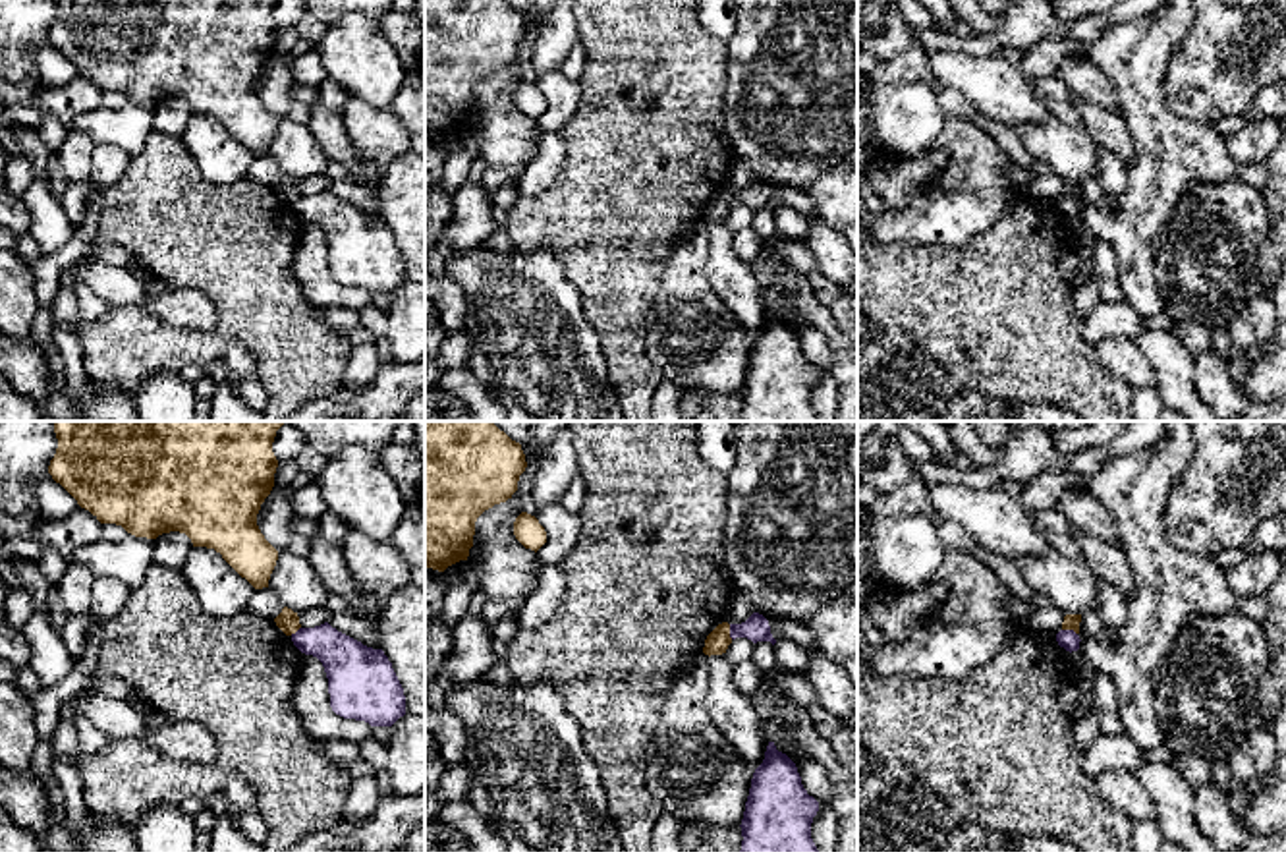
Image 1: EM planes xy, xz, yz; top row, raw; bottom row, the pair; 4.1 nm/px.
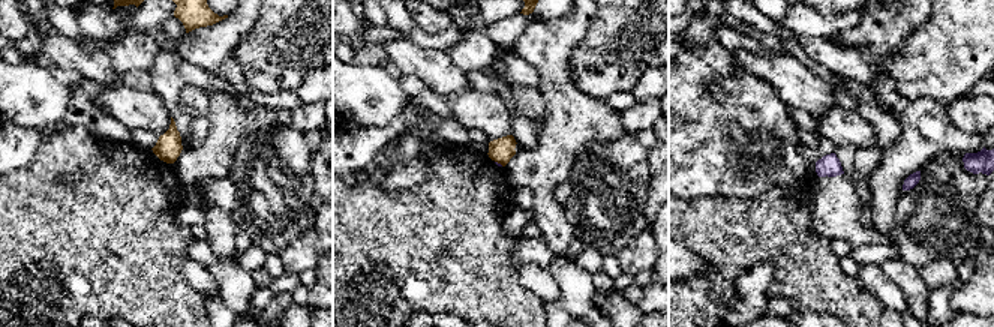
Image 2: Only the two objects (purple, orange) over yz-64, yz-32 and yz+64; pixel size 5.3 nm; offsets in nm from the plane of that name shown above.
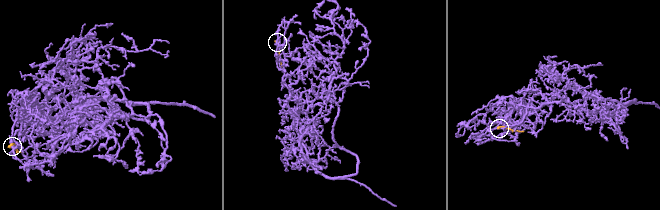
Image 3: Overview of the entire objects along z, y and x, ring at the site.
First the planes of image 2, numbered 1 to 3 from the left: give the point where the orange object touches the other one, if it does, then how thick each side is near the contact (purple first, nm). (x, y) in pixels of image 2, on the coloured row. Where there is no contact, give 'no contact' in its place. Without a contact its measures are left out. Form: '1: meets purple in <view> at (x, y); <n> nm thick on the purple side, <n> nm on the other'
1: no contact
2: meets purple in yz-32 at (499, 164); 20 nm thick on the purple side, 140 nm on the other
3: no contact

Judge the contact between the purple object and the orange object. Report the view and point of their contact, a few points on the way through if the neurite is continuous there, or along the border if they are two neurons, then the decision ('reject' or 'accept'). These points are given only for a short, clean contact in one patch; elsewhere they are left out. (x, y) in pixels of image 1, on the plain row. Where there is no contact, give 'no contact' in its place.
meets purple in xz at (730, 199); border along xz (728, 192), (732, 205); reject

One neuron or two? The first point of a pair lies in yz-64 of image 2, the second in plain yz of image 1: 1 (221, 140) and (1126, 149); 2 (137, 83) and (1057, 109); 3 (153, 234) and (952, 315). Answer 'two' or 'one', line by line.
1: two
2: one
3: one

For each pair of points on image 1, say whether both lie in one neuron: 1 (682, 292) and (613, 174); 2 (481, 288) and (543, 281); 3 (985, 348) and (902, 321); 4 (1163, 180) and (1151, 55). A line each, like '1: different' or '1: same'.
1: different
2: same
3: same
4: same

